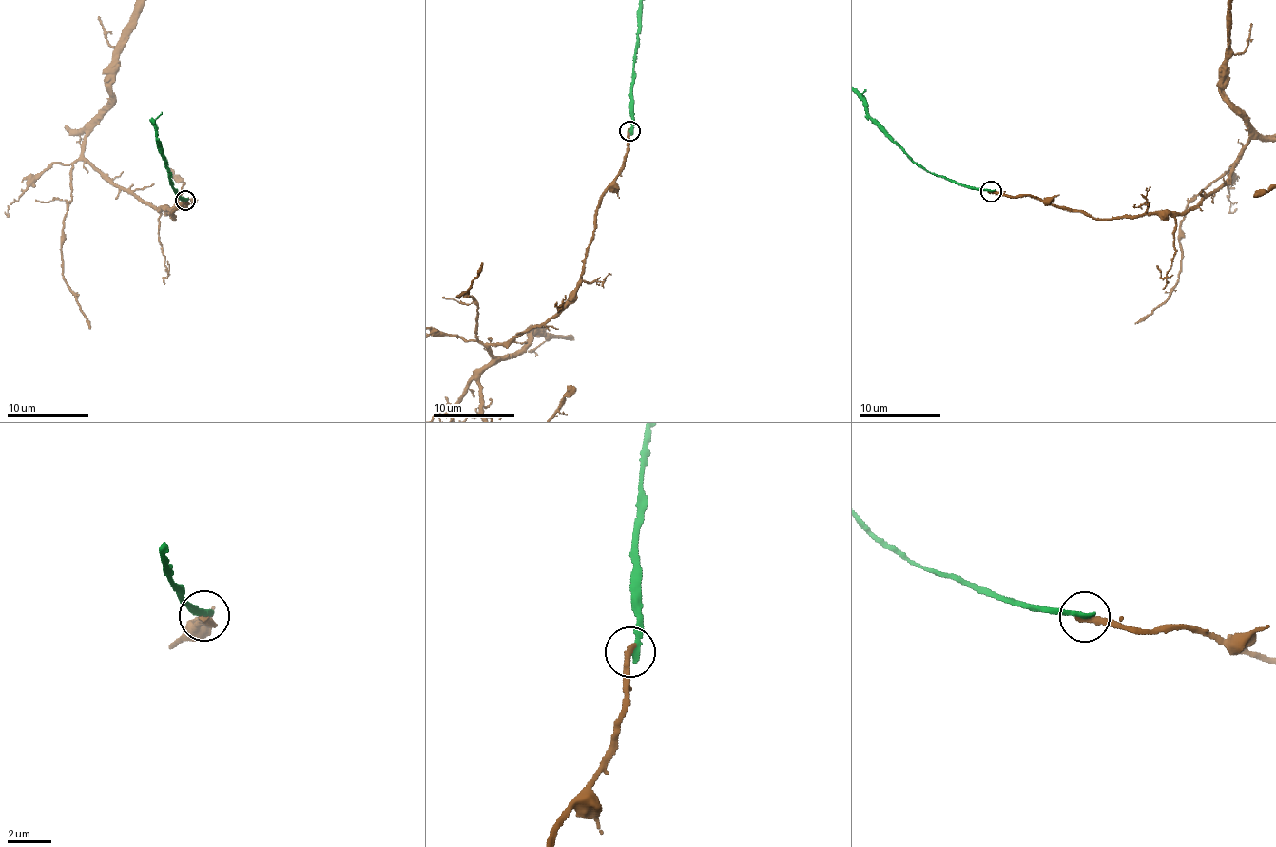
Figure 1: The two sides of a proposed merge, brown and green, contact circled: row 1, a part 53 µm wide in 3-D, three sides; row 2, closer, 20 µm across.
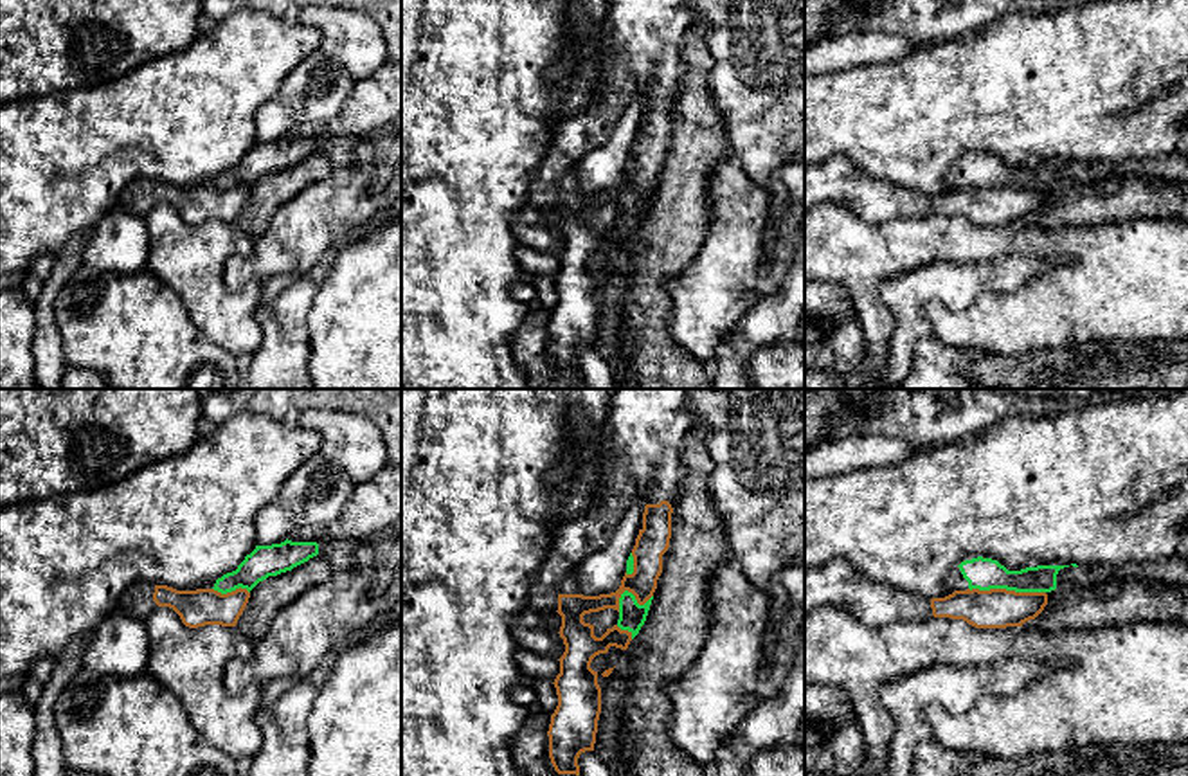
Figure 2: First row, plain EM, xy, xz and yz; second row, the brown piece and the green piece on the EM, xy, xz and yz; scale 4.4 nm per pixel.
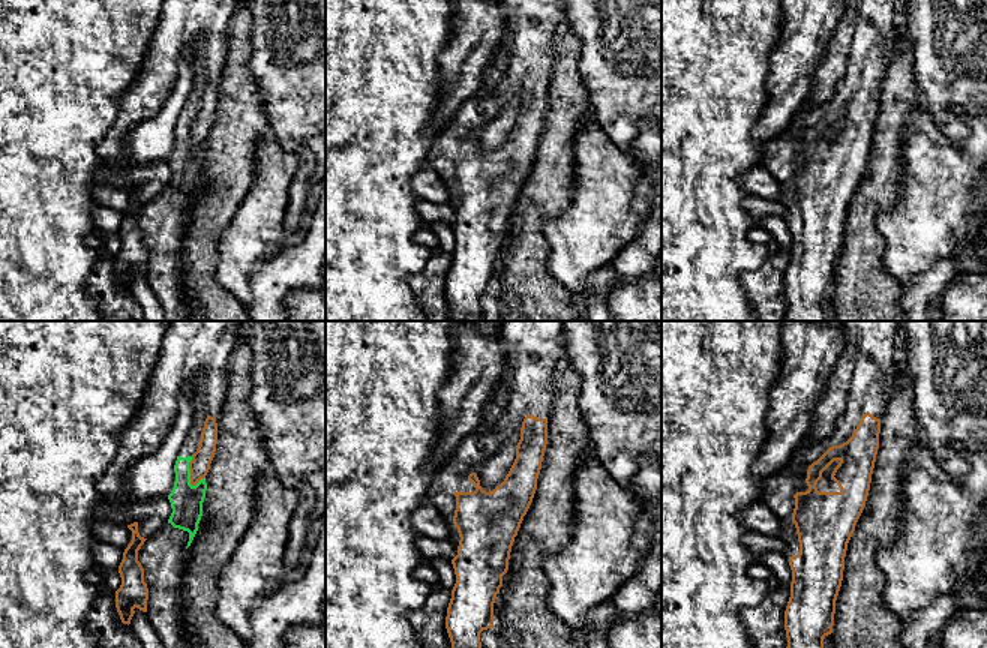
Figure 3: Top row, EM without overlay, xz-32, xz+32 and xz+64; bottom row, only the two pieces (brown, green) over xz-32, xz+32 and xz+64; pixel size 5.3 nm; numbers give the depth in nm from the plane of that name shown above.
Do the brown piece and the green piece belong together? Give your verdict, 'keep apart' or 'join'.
keep apart

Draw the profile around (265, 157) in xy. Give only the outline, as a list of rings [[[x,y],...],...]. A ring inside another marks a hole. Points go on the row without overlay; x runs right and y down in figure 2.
[[[286,135],[281,140],[256,142],[238,166],[218,175],[212,185],[221,191],[232,189],[239,184],[250,189],[268,173],[292,167],[317,151],[317,139],[292,139]]]

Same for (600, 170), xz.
[[[643,77],[643,83],[634,90],[634,97],[625,104],[608,140],[583,155],[567,173],[578,182],[578,191],[599,193],[619,185],[626,169],[626,157],[643,122],[646,101],[648,86],[646,77]]]

